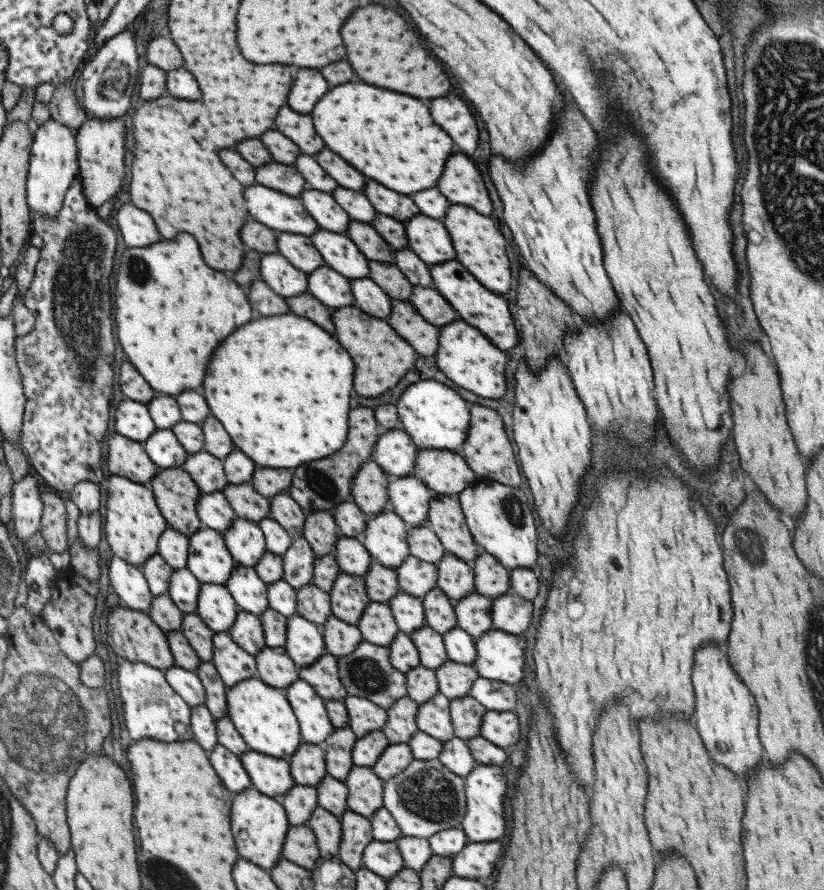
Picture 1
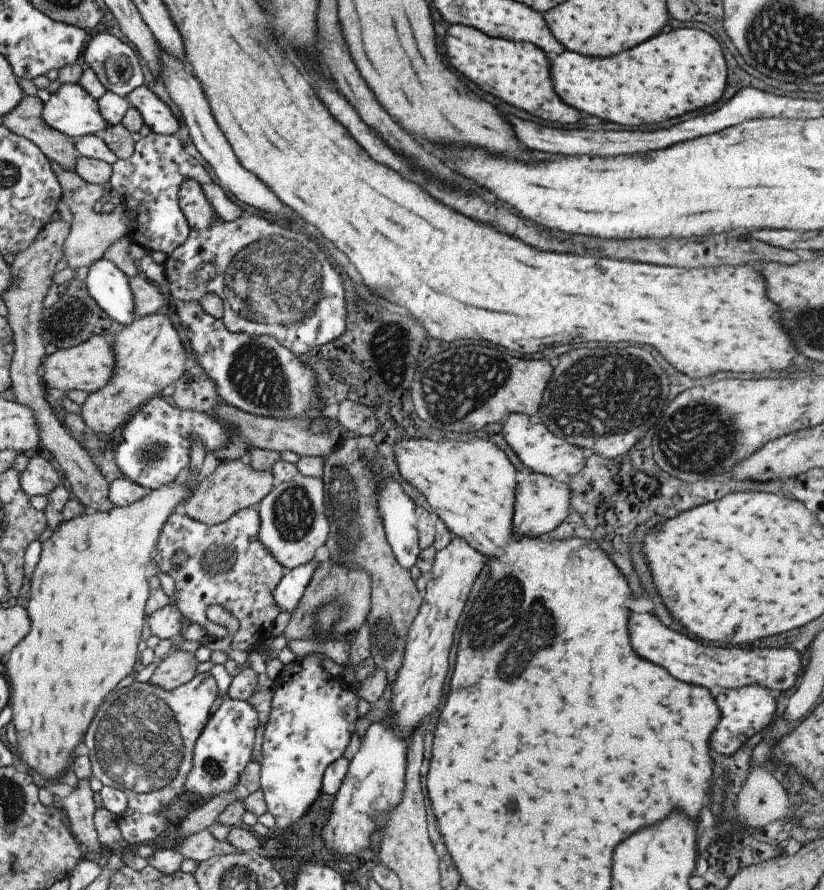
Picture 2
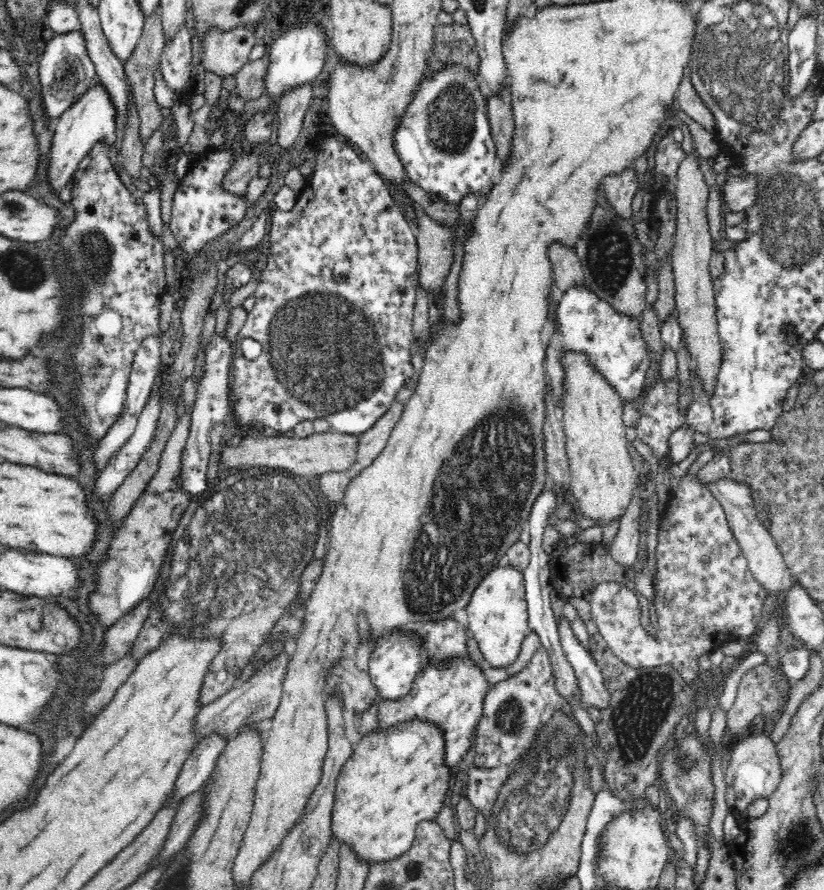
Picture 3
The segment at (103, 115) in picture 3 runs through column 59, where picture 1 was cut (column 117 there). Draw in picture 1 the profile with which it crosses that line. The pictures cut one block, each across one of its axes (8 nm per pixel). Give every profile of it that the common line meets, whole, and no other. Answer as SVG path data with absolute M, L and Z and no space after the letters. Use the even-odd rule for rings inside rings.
M86 118L76 132L78 142L78 170L82 178L82 194L86 202L94 208L100 208L104 202L110 200L120 190L124 180L124 118Z

